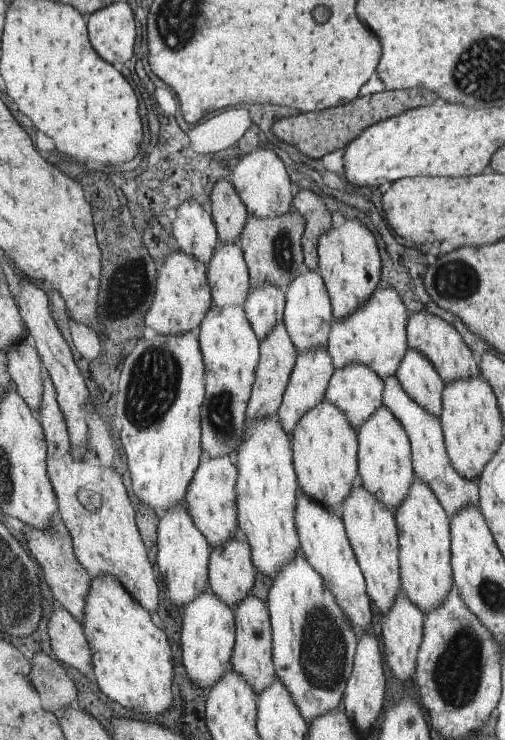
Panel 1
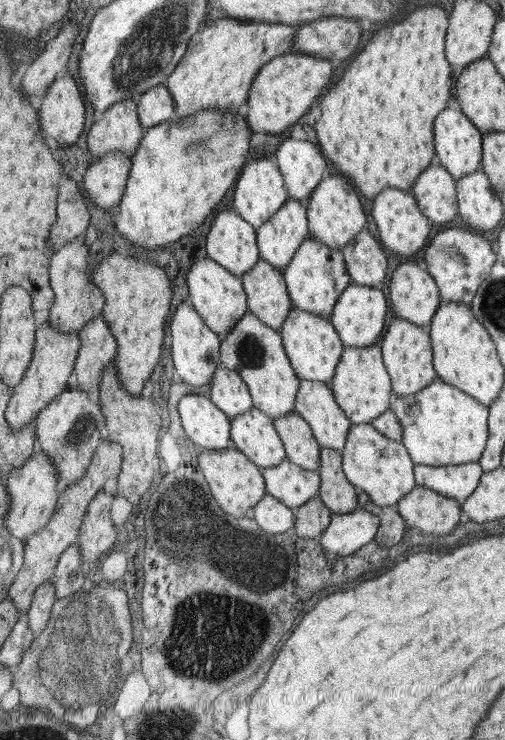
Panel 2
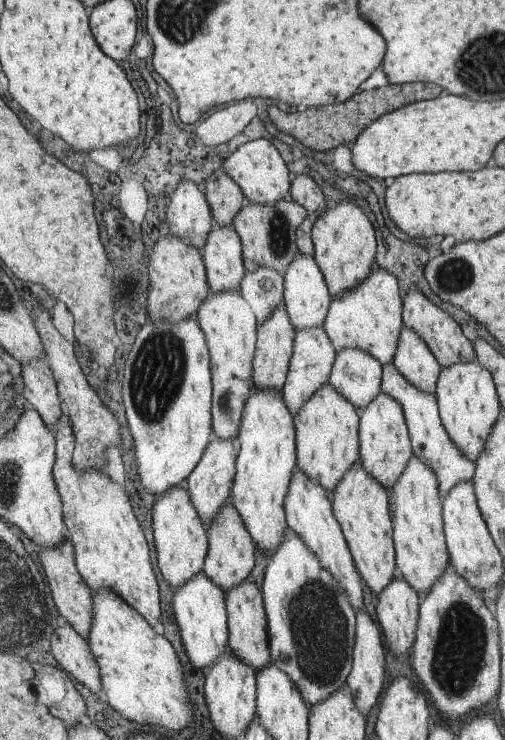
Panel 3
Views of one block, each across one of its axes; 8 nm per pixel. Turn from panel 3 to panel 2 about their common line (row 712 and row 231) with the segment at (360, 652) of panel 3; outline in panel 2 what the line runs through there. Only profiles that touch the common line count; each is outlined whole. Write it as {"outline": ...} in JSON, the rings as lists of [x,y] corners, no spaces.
{"outline":[[[372,229],[362,230],[350,244],[342,249],[346,268],[350,268],[350,276],[354,276],[355,284],[374,287],[384,282],[388,260],[378,240],[370,234]]]}

